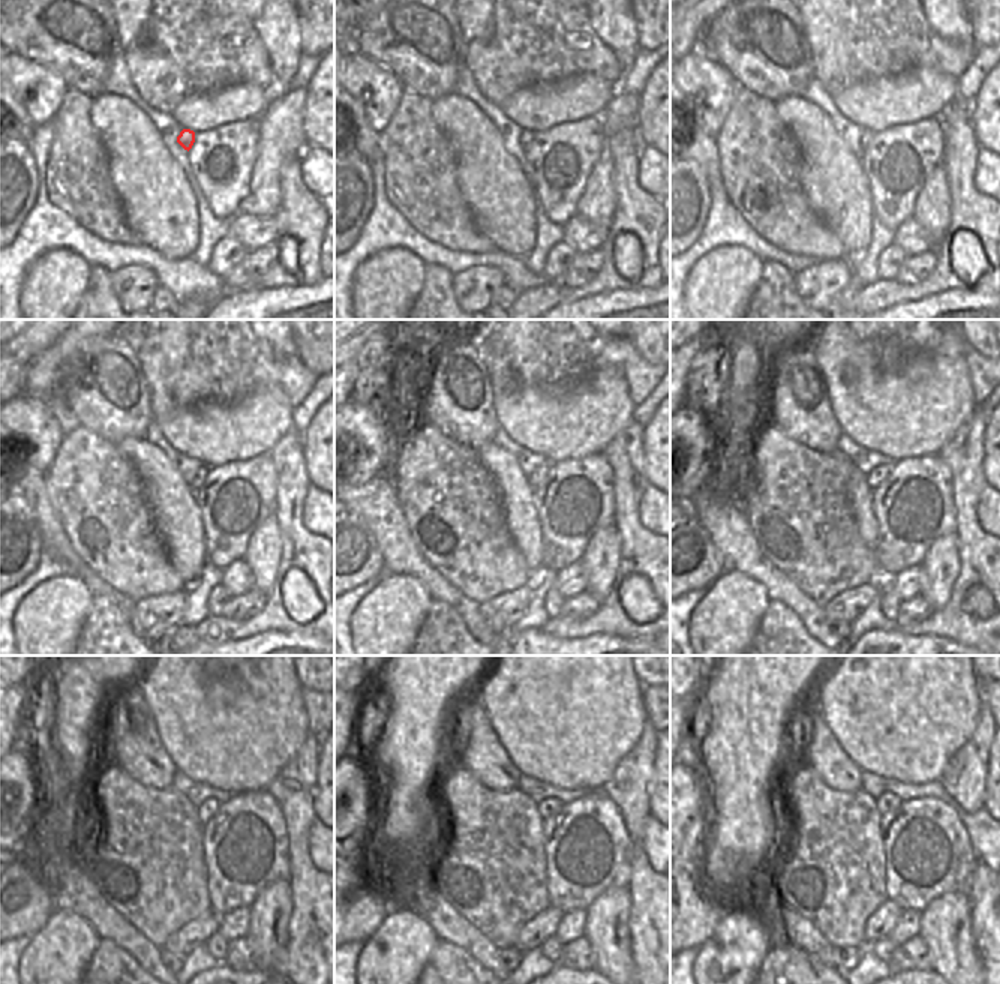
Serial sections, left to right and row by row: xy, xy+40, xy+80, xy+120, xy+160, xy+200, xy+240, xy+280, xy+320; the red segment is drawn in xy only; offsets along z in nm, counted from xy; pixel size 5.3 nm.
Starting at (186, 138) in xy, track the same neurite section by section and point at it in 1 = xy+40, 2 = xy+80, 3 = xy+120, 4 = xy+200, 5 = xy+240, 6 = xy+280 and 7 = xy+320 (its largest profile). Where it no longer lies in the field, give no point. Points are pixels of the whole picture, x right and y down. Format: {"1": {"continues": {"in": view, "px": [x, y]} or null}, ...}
{"1": {"continues": {"in": "xy+40", "px": [526, 137]}}, "2": {"continues": {"in": "xy+80", "px": [867, 135]}}, "3": {"continues": {"in": "xy+120", "px": [197, 482]}}, "4": {"continues": {"in": "xy+200", "px": [880, 471]}}, "5": {"continues": {"in": "xy+240", "px": [206, 812]}}, "6": {"continues": {"in": "xy+280", "px": [547, 807]}}, "7": {"continues": {"in": "xy+320", "px": [886, 803]}}}

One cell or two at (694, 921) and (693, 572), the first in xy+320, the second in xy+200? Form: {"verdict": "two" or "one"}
{"verdict": "one"}

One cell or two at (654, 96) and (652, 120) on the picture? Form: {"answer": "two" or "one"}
{"answer": "one"}

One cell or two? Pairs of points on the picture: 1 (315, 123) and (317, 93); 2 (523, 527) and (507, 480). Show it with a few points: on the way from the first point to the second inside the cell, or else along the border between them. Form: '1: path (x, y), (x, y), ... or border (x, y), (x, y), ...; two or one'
1: path (317, 116), (317, 101); one
2: path (520, 515), (516, 492); one

